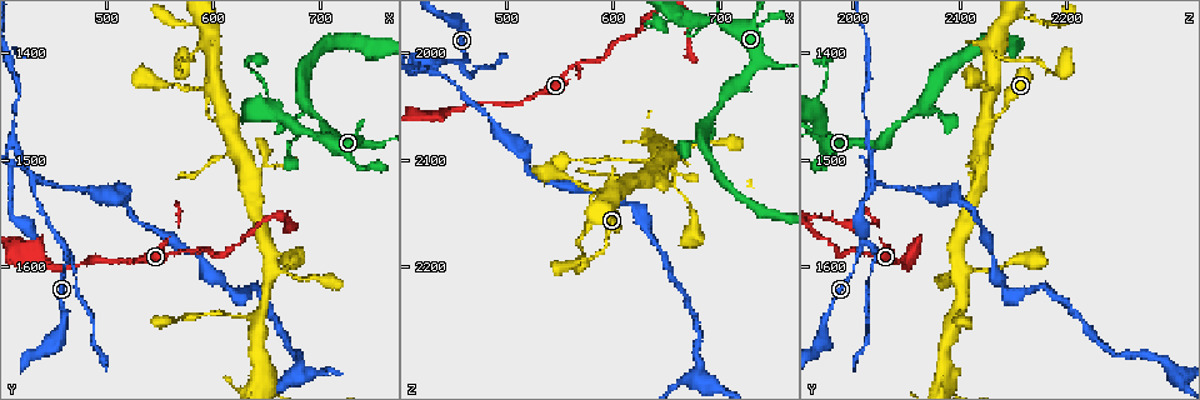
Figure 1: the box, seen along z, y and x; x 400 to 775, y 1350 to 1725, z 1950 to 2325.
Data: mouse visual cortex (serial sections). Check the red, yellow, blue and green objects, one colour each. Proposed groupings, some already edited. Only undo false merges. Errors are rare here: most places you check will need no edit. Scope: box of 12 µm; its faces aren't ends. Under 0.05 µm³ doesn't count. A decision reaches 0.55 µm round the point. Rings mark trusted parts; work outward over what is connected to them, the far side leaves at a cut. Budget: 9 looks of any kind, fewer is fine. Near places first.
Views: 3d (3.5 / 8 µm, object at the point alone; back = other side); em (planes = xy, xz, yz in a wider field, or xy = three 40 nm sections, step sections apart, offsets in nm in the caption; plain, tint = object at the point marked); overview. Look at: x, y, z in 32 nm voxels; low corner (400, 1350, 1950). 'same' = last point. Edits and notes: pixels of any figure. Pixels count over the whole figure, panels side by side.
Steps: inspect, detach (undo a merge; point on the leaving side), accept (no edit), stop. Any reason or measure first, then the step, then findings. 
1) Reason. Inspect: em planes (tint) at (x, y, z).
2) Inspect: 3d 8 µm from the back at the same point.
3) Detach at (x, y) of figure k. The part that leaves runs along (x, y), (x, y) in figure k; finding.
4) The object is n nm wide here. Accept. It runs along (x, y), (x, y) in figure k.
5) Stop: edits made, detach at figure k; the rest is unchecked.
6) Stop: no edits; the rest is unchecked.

Thick turns thin. Inspect: 3d 3.5 µm at (434, 1592, 2054).

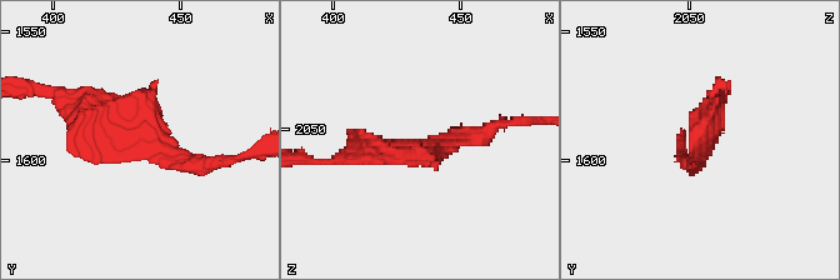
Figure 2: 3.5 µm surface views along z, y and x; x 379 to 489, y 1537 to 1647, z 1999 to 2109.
Inspect: em planes (plain) at (434, 1592, 2057).

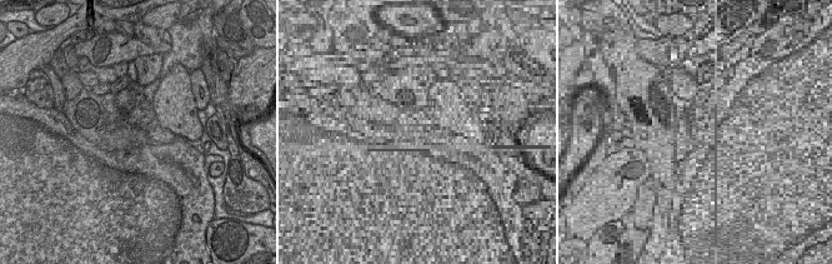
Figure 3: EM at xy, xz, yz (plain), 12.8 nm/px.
Where the object lies. Inspect: em planes (tint) at the same point.

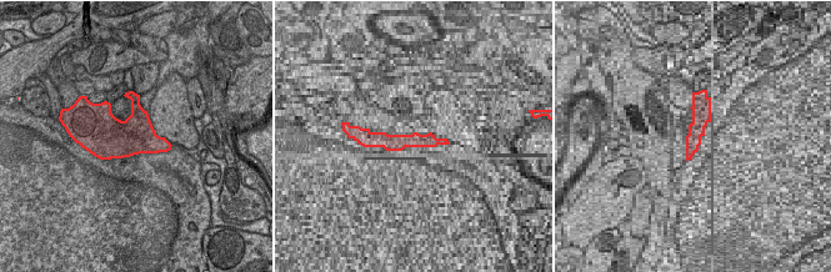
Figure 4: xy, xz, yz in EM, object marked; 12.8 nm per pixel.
Accept. One cell here.

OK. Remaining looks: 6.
Three-way junction. Inspect: 3d 3.5 µm at (456, 1576, 2008).

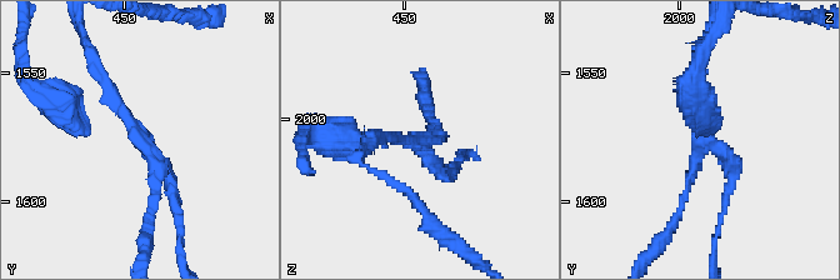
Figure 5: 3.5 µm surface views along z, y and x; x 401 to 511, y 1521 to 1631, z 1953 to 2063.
3 arms meet here; the arms are 100, 150, 150 nm wide. Inspect: em xy step 5 (tint) at (458, 1576, 2010).

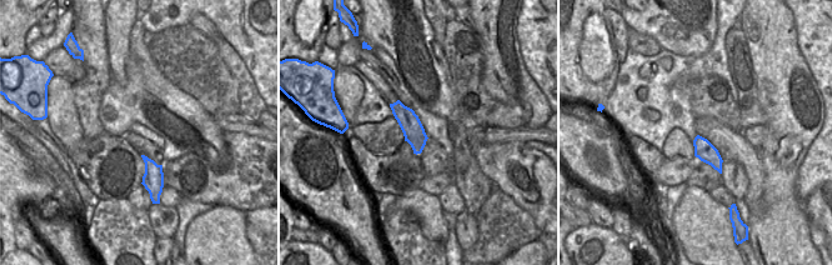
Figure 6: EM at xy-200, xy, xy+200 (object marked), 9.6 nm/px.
The object is 200 nm wide here. Detach at (731, 178) of figure 5. The part that leaves runs along (709, 143), (731, 165), (716, 250) in figure 5; a second cell is stuck on.

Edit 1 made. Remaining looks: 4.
Inspect: overview.

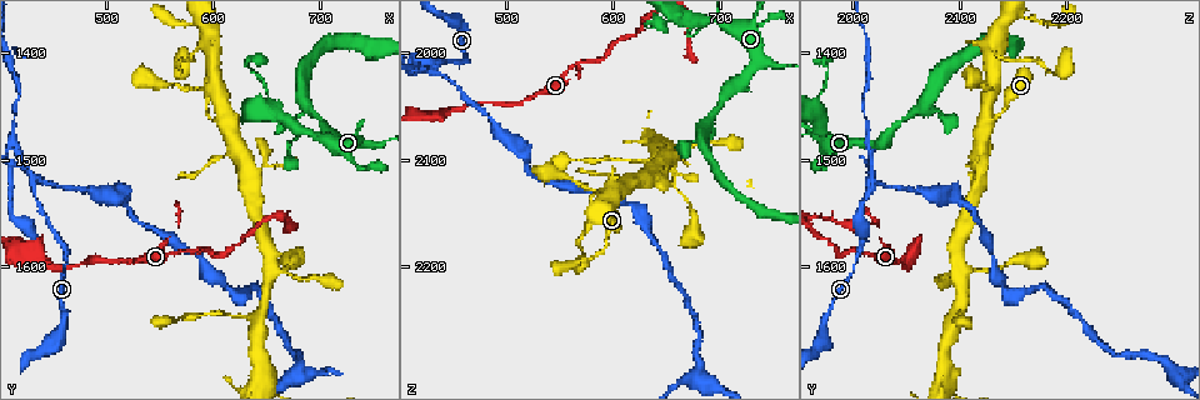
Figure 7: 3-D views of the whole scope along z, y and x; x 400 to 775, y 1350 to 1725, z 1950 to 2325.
Small branch off a trunk. Inspect: 3d 3.5 µm at (692, 1454, 2062).

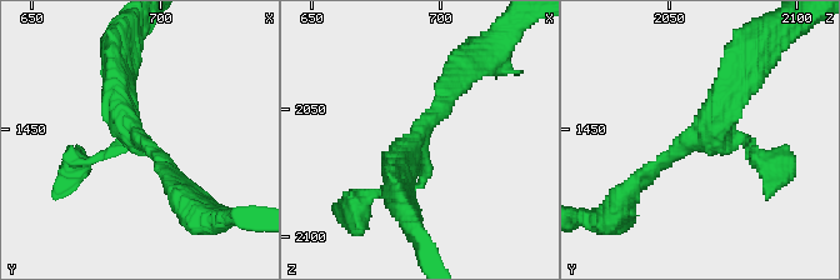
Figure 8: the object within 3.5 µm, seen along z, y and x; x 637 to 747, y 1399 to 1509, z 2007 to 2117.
3 arms meet here; the arms are 150, 200, 400 nm wide. Inspect: em xy step 5 (tint) at (691, 1452, 2064).

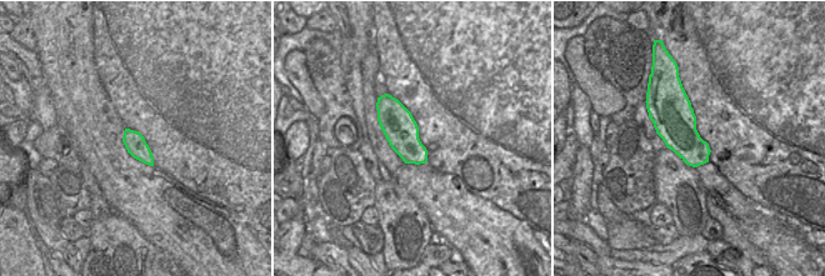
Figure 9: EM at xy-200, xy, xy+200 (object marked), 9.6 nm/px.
Accept. One cell here.

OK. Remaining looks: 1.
Stop: edits made, detach at figure 5; the rest is unchecked.

